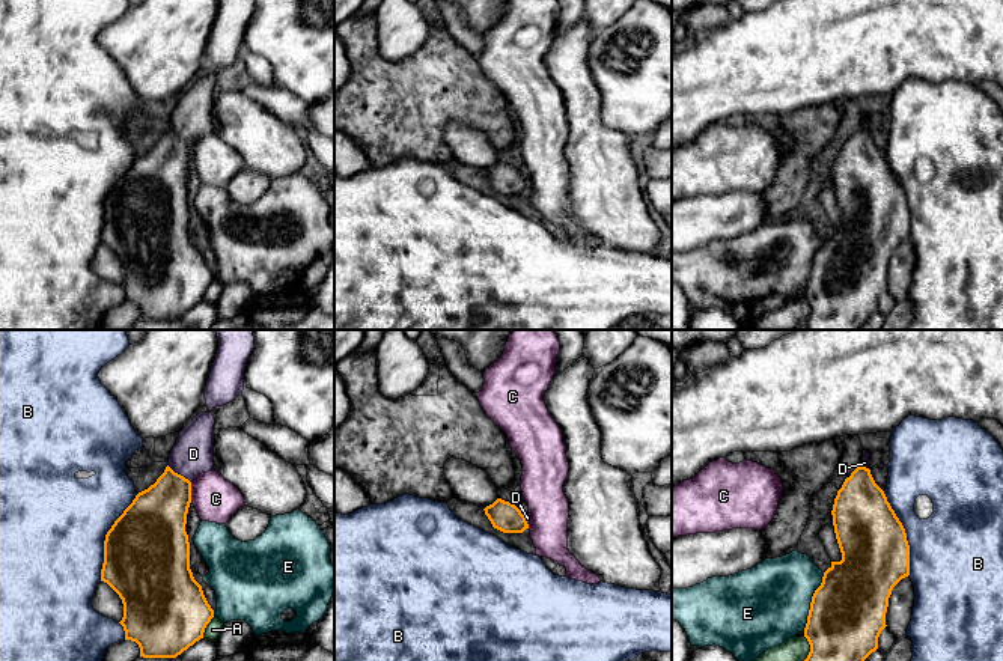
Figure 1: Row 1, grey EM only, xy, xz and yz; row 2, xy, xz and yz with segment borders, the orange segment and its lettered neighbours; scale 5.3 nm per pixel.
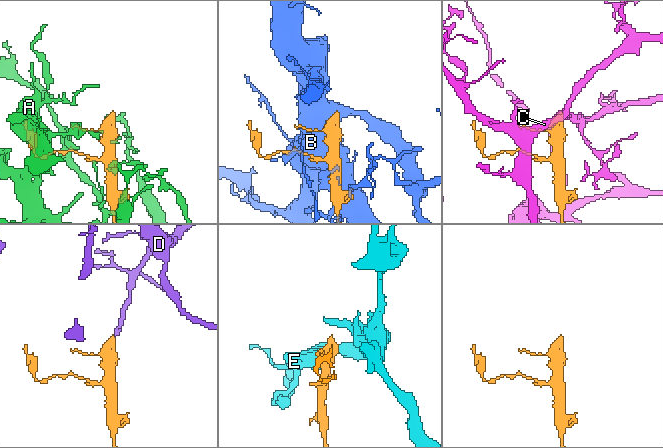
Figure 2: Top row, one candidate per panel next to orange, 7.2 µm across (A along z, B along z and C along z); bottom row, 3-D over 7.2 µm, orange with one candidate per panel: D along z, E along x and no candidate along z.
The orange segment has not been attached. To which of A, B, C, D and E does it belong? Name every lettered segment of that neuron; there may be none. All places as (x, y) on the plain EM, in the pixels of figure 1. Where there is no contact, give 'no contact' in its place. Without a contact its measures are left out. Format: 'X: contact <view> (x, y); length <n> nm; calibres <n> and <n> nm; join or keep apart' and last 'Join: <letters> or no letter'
A: contact xy (205, 289); length 140 nm; calibres 440 and 90 nm; keep apart
B: contact xy (106, 201); length 500 nm; calibres 460 and 480 nm; keep apart
C: contact xy (190, 154); length 100 nm; calibres 320 and 240 nm; keep apart
D: contact xy (179, 137); length 160 nm; calibres 300 and 220 nm; join
E: contact yz (810, 265); length 340 nm; calibres 400 and 440 nm; keep apart
Join: D

